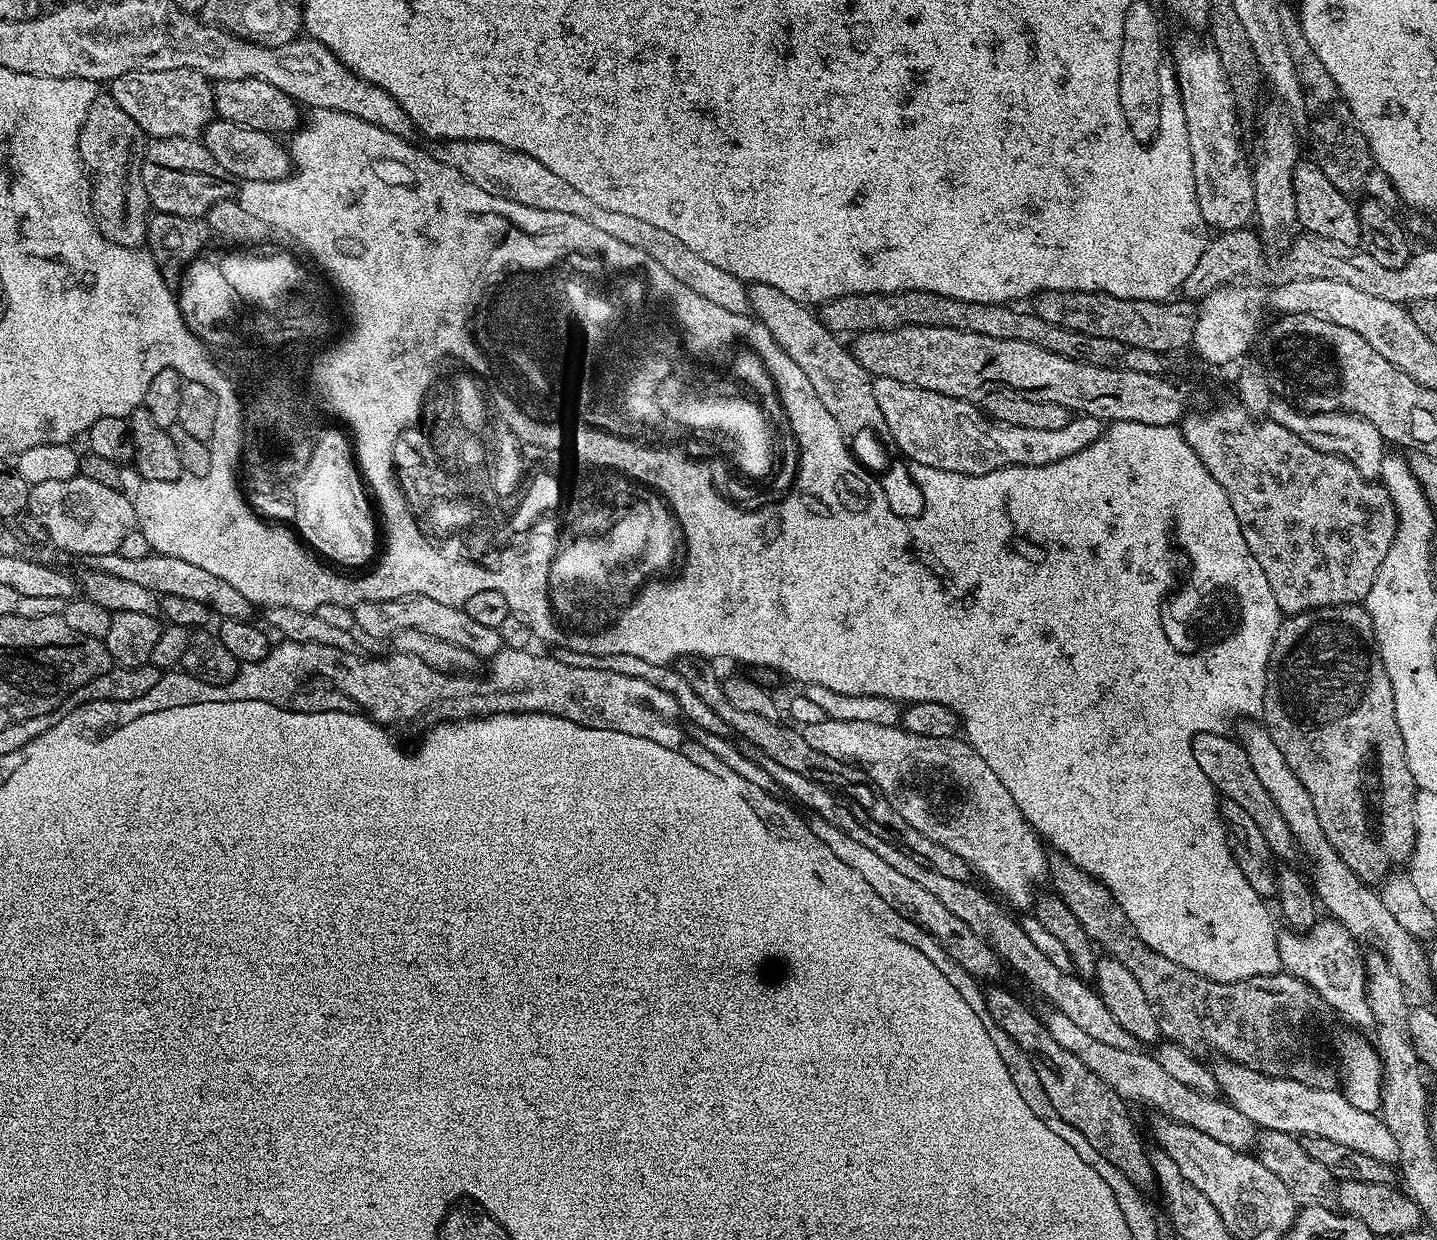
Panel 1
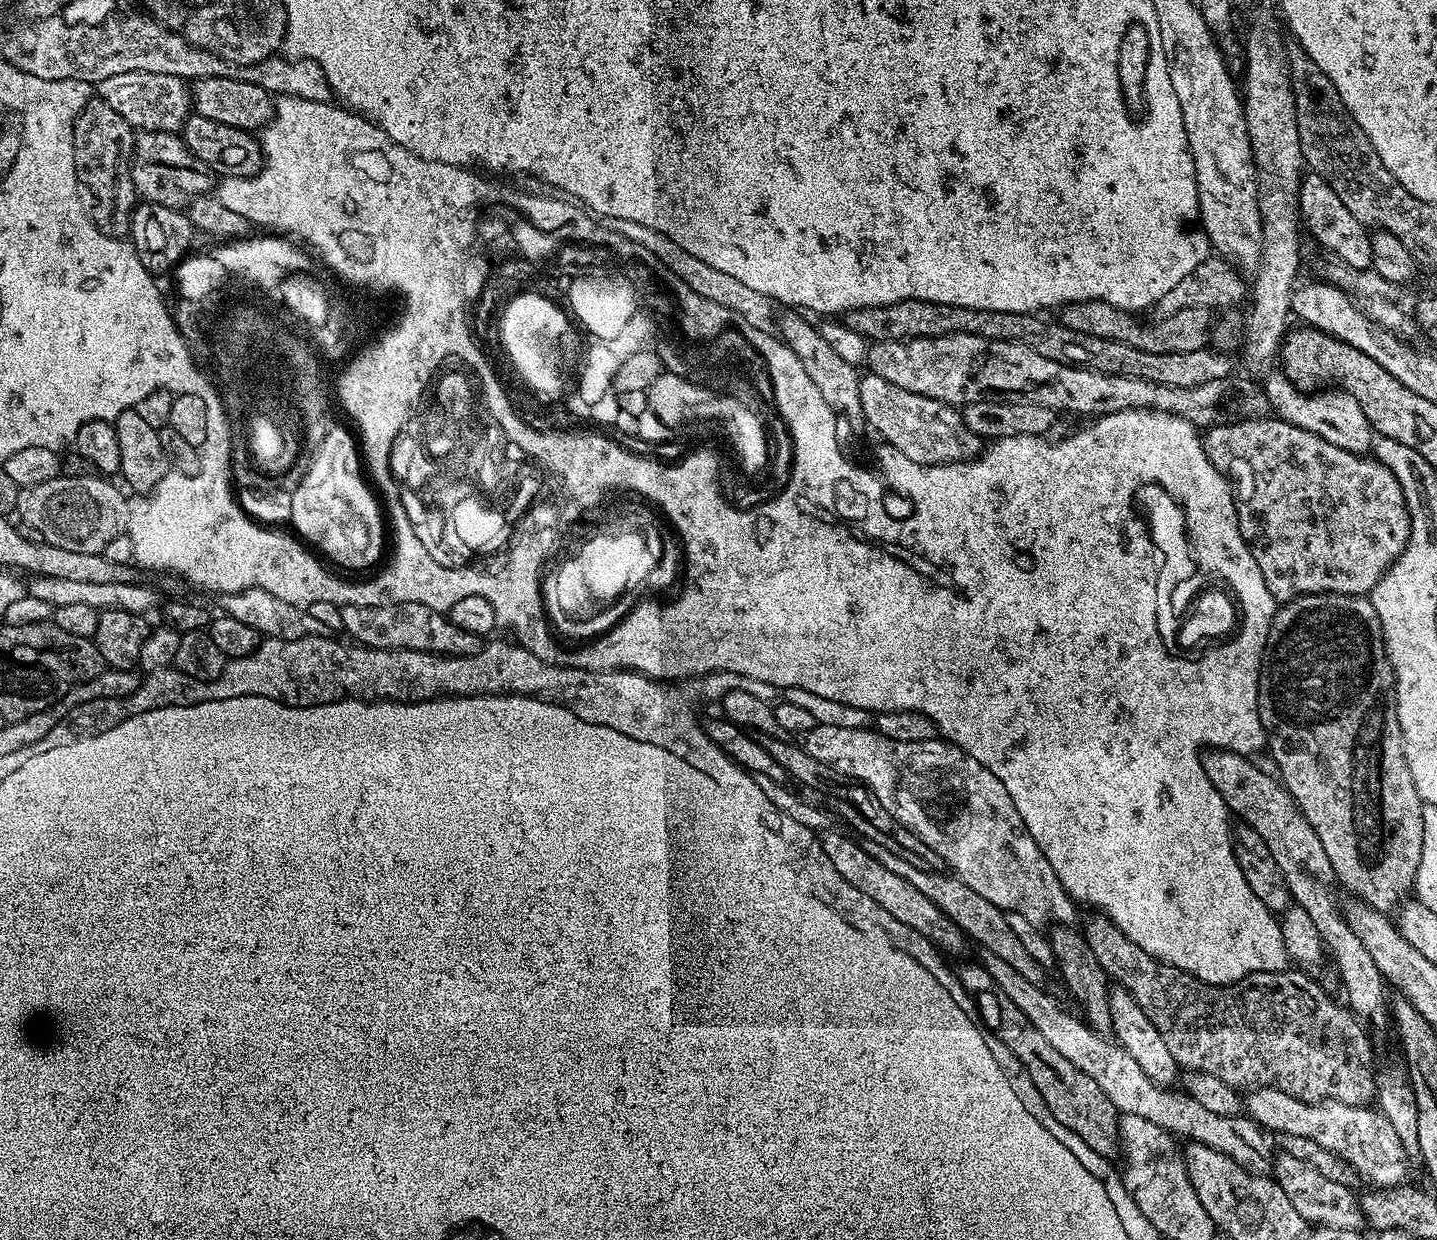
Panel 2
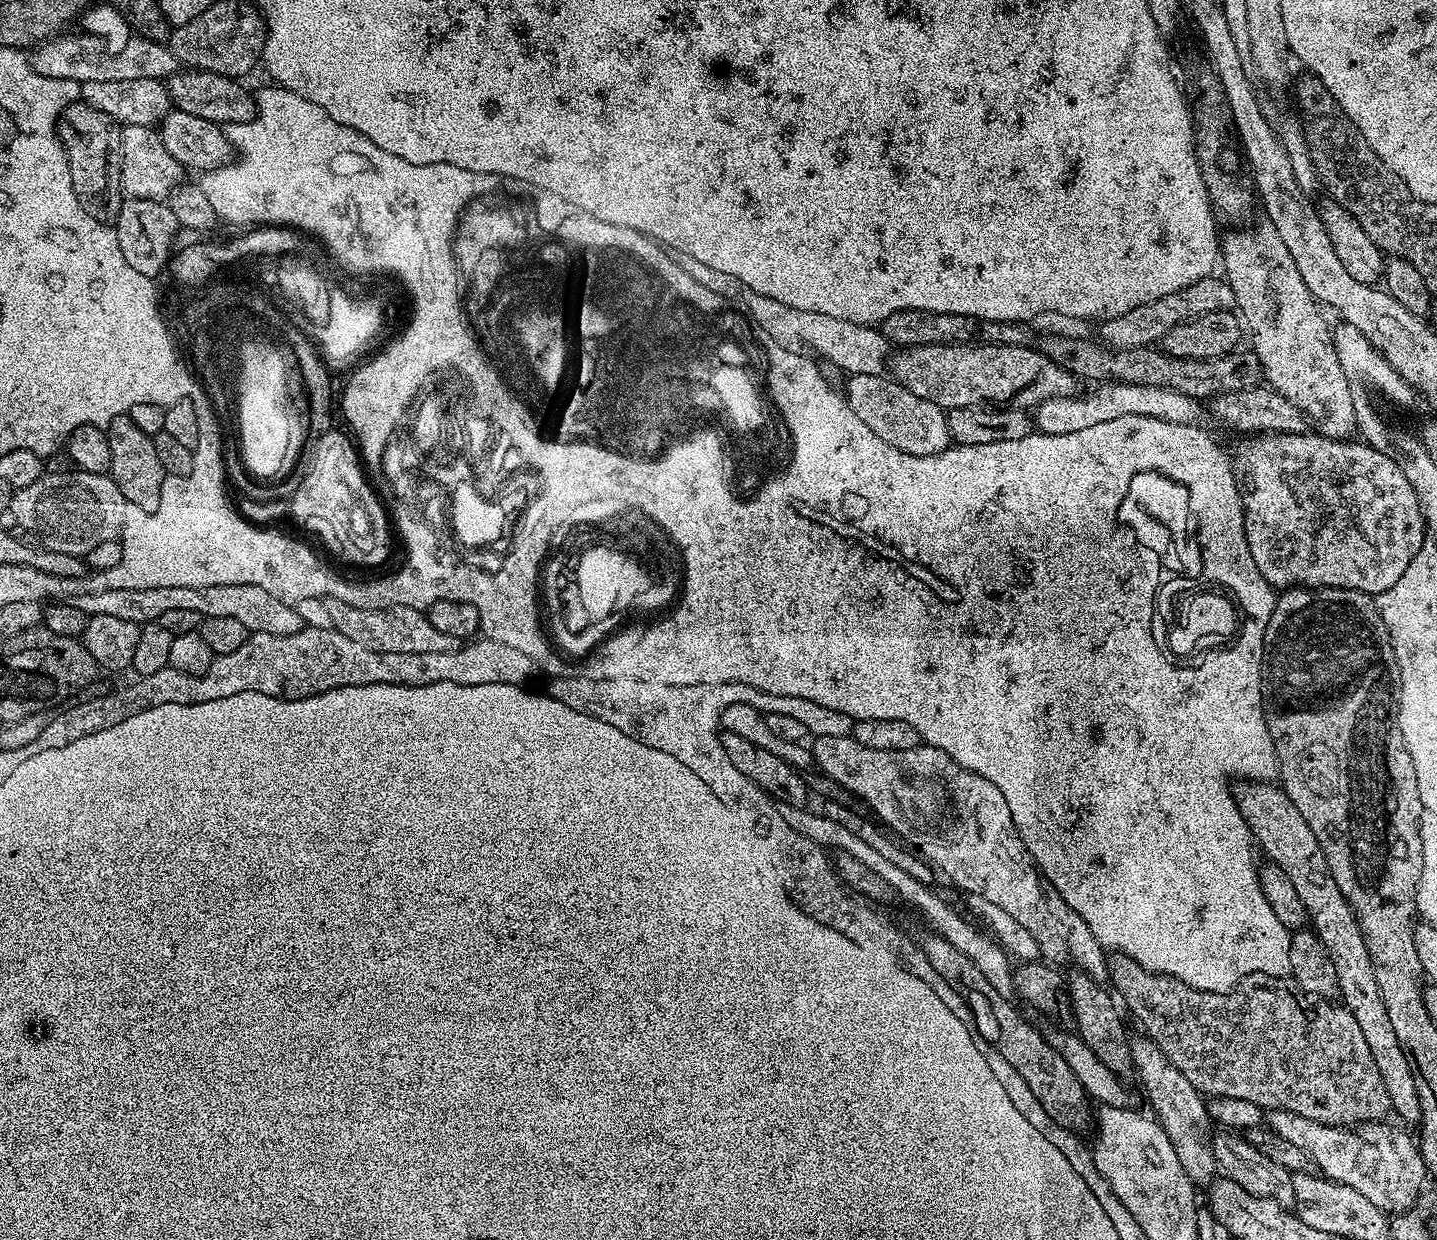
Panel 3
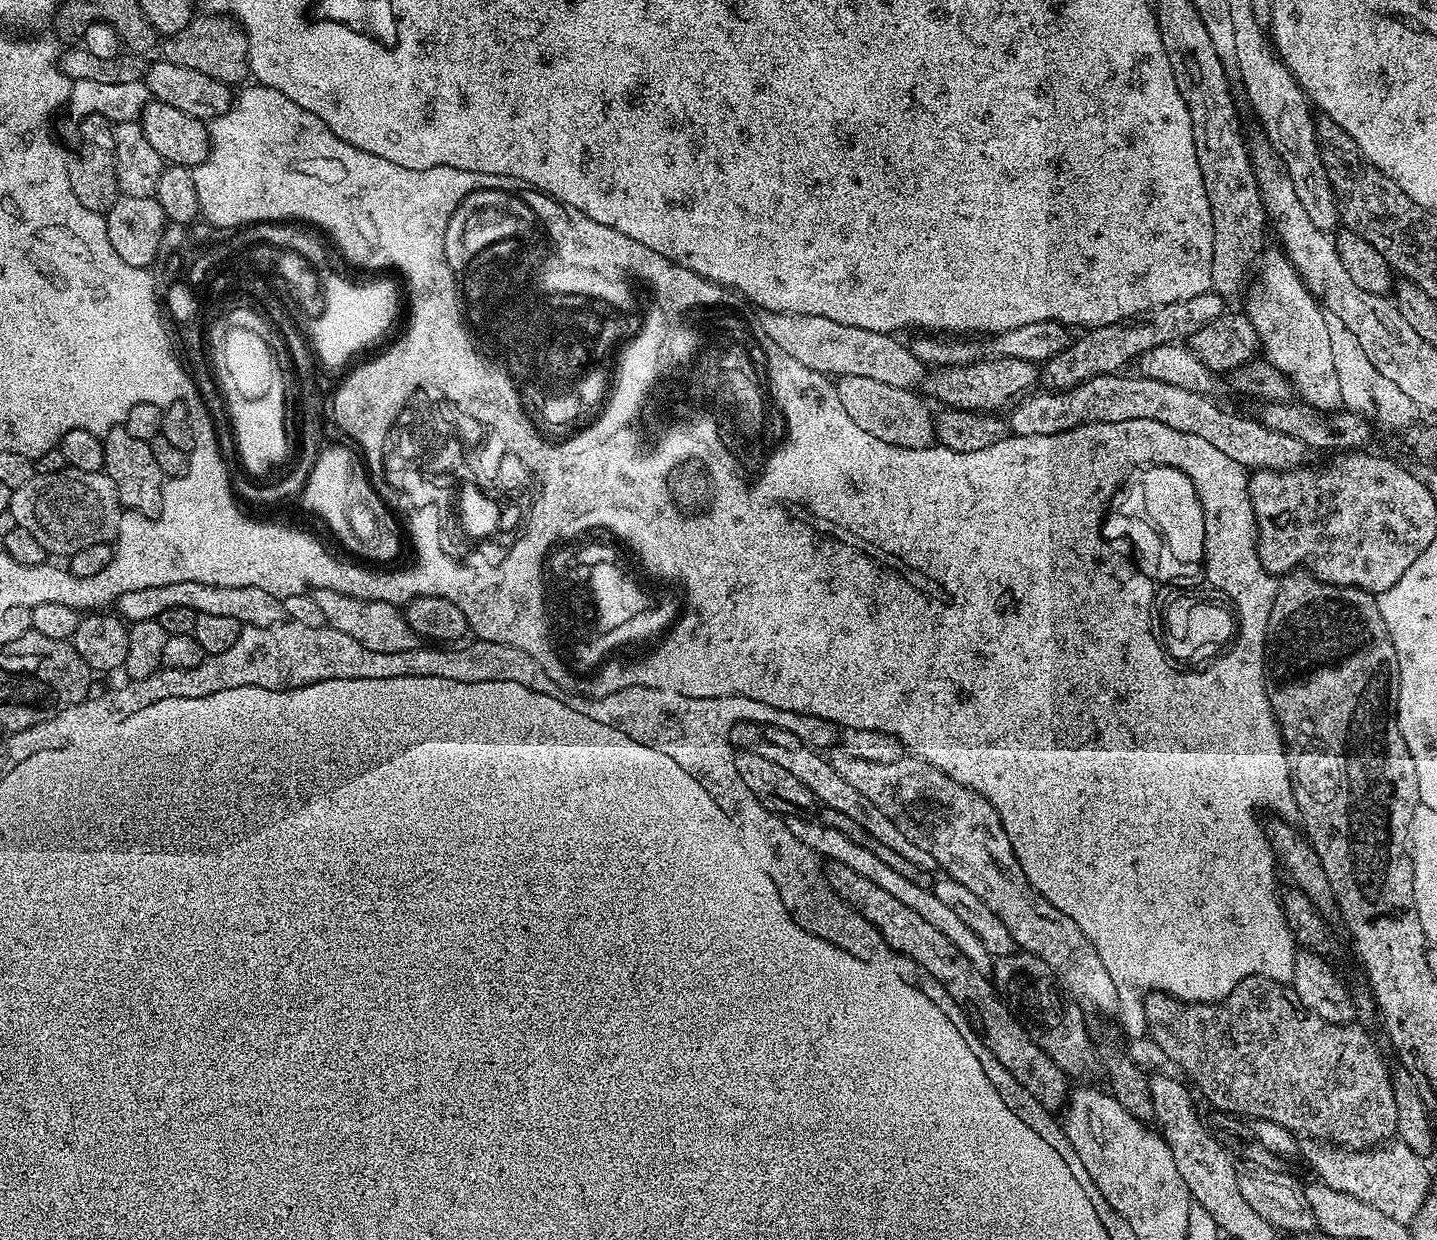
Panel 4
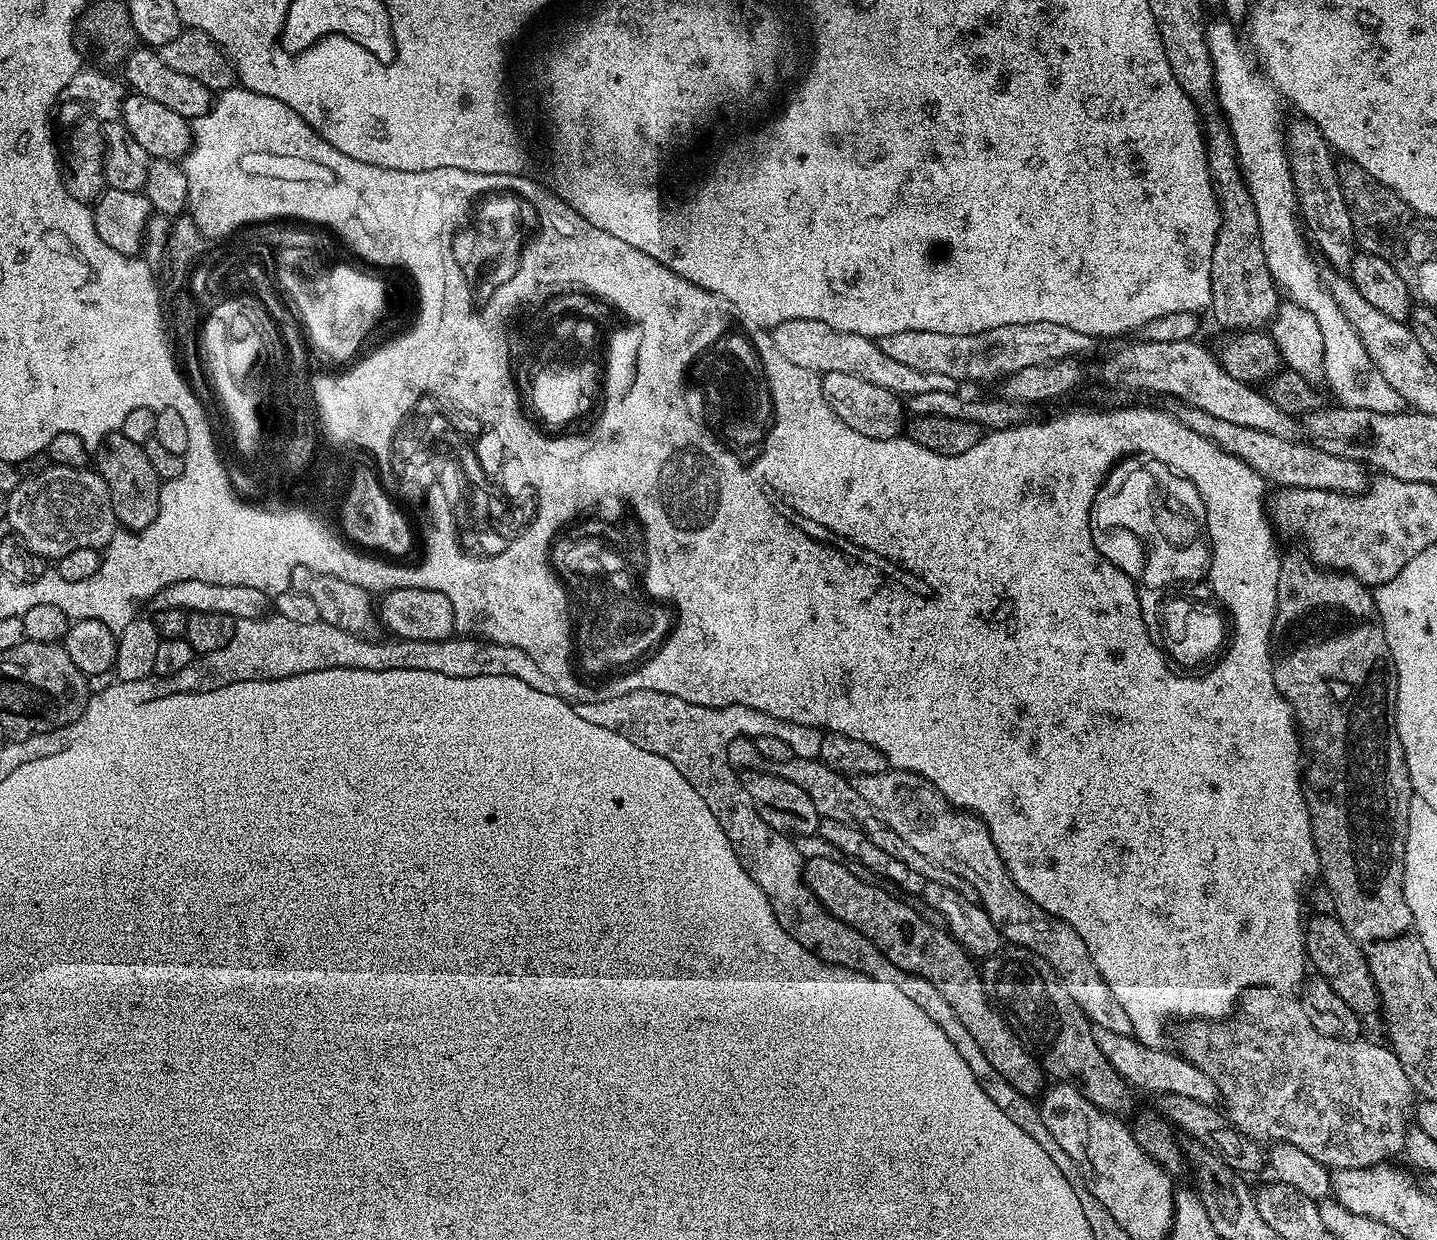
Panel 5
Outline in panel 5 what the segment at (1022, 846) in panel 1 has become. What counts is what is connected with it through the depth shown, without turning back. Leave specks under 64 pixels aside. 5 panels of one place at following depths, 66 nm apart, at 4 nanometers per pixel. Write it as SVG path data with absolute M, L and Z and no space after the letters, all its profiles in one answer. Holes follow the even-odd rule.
M885 770L878 774L857 776L854 783L858 794L862 794L862 798L866 798L866 802L870 802L872 809L886 822L886 826L890 826L890 830L894 830L894 834L898 834L898 838L902 838L902 842L914 846L914 850L918 850L918 854L923 854L926 858L930 858L930 862L958 874L958 878L962 878L966 882L970 882L970 886L974 886L978 903L986 910L986 914L990 914L994 926L998 926L1001 937L1009 945L1030 950L1034 954L1038 954L1038 958L1046 961L1062 982L1062 986L1066 986L1066 994L1070 994L1070 998L1074 998L1074 1002L1078 1002L1080 1009L1087 1014L1095 1027L1114 1030L1114 1034L1123 1036L1132 1035L1130 1017L1127 1016L1126 1010L1122 1010L1122 1005L1114 998L1114 994L1110 994L1110 986L1106 986L1102 974L1098 974L1098 970L1086 950L1084 939L1066 922L1062 922L1057 916L1051 916L1046 910L1039 908L1025 892L1018 890L1014 878L1006 870L1006 866L994 846L990 830L979 816L967 810L953 808L948 803L948 799L932 783L923 780L921 776L914 775L913 772Z

